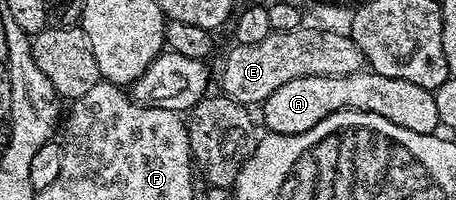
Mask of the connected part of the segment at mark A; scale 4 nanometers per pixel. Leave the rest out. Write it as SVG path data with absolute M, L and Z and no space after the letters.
M362 70L355 74L347 74L339 78L312 76L311 78L294 78L291 82L283 82L279 90L275 90L260 105L259 116L265 119L266 129L279 134L299 134L303 130L311 130L315 122L327 118L331 111L329 100L338 109L353 108L357 112L374 112L380 116L397 114L401 103L417 104L417 117L404 121L407 130L415 130L419 134L433 134L439 125L436 115L431 114L431 93L426 88L414 84L404 84L399 78L387 78L372 70Z

